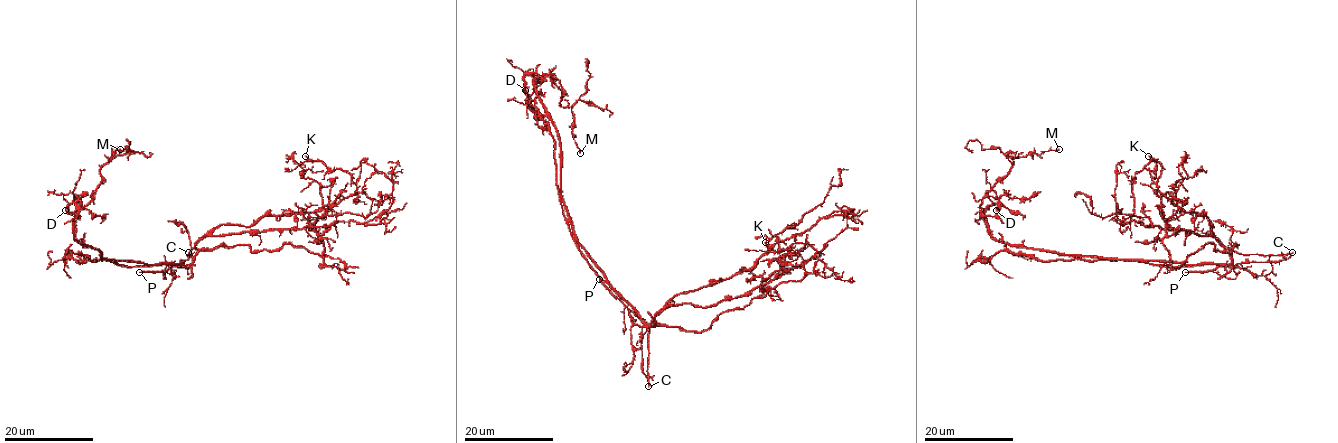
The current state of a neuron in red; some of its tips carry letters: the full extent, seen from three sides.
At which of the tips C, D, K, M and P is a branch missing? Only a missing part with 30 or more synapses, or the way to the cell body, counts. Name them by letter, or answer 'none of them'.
C, P

